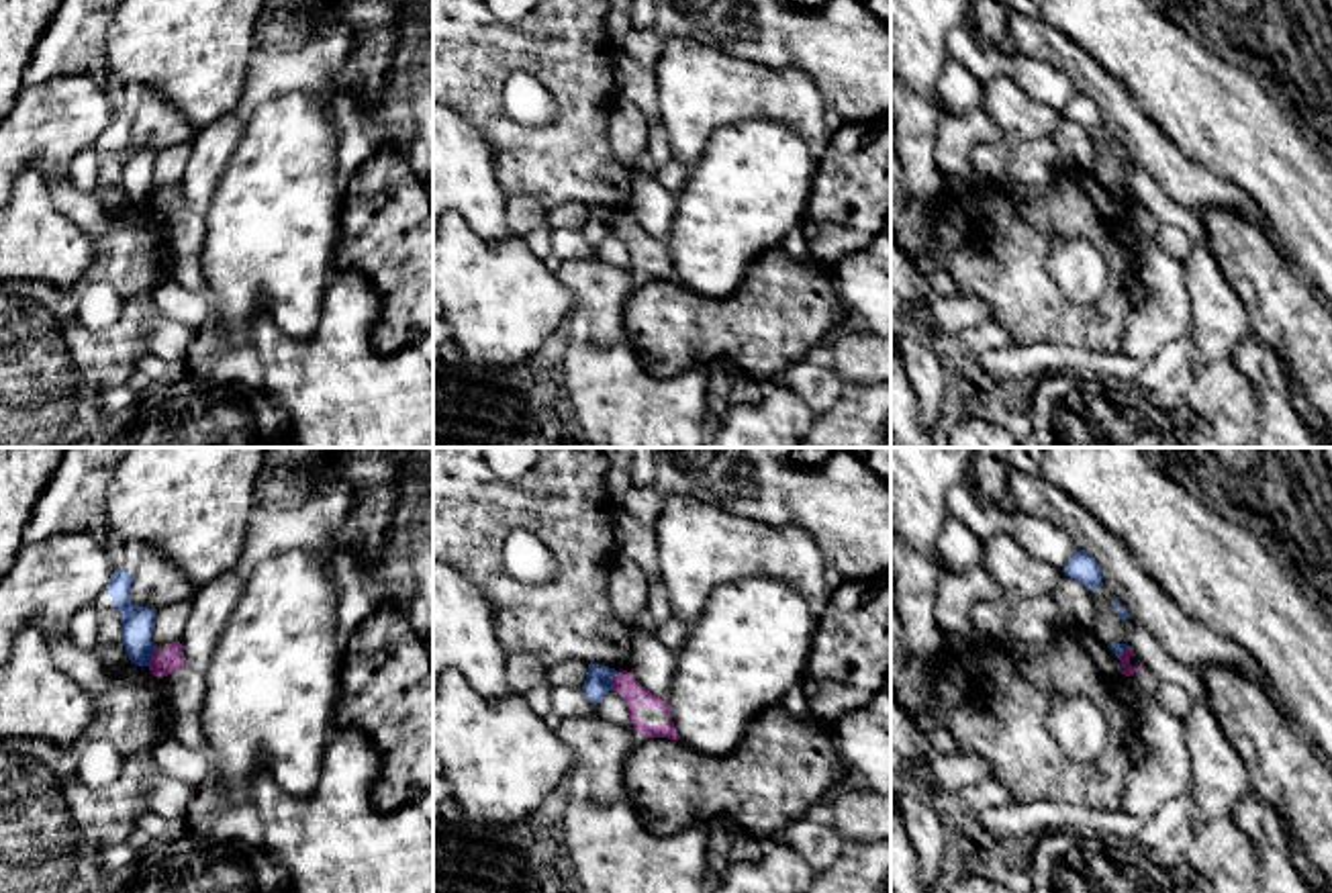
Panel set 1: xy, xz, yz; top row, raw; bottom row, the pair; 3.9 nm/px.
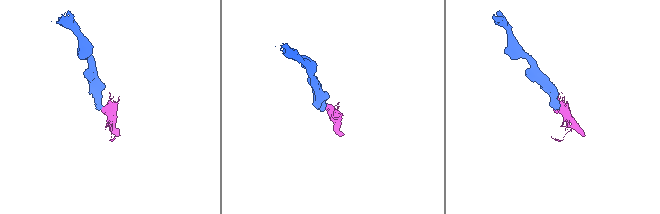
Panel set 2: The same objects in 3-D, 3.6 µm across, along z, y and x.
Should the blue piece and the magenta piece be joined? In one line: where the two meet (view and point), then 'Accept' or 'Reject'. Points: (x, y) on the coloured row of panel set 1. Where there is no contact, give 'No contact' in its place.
Touches blue at xy (150, 656). Reject

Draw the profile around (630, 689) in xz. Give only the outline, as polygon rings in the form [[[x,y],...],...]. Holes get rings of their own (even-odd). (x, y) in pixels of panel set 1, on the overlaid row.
[[[615,672],[611,691],[617,691],[627,703],[629,719],[639,736],[676,740],[668,703],[641,687],[631,672]]]

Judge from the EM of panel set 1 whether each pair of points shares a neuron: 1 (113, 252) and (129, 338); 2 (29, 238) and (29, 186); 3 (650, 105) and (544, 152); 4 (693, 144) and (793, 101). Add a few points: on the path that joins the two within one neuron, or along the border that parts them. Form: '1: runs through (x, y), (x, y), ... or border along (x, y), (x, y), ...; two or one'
1: runs through (133, 272), (133, 317); one
2: runs through (29, 225), (29, 199); one
3: border along (609, 52), (620, 99); two
4: runs through (711, 117), (728, 101), (767, 101); one

